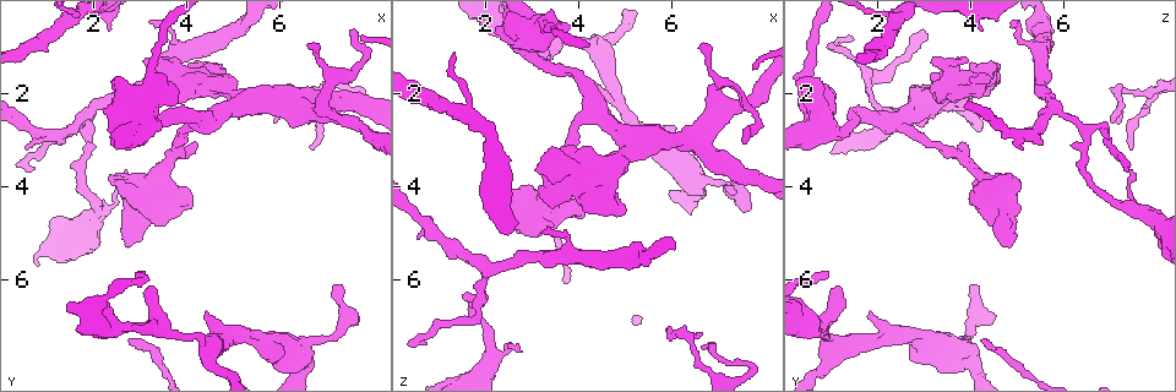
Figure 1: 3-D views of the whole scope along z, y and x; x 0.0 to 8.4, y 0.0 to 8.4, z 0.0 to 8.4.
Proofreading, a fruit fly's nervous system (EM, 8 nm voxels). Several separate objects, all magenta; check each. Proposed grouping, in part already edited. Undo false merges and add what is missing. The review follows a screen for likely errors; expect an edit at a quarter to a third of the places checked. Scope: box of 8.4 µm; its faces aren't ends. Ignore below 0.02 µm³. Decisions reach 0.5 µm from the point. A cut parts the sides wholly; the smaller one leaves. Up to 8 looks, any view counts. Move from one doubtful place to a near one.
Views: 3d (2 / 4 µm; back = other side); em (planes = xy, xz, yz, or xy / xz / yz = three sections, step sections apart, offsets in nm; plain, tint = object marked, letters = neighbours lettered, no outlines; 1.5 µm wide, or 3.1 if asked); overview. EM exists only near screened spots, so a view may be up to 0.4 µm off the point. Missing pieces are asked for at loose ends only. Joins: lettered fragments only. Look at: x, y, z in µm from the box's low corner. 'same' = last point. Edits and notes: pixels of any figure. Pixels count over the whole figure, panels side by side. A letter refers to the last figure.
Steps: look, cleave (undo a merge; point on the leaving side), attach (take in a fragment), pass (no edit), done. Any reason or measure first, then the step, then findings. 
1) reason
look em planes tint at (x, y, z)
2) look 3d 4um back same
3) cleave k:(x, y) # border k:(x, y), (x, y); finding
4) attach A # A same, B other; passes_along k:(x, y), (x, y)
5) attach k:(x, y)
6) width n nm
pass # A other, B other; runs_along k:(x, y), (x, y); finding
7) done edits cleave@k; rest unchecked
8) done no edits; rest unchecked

sharp bend
look em planes tint at (7.40, 6.70, 4.15)

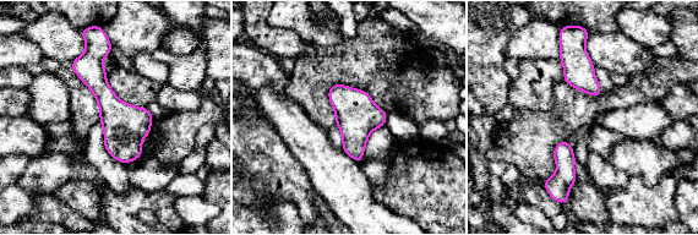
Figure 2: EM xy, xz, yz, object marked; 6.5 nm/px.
what lies round it
look em planes letters same

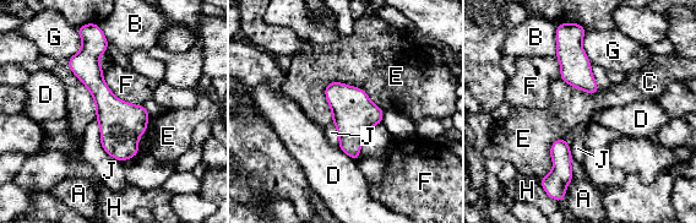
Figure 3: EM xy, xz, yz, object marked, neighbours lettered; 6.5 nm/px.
pass # A other, B other, C other, D other, E other, F other, G other, H other, J other; border 3:(96, 118), (101, 146), (121, 162); one neuron here

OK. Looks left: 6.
three-way junction
look em planes plain at (1.85, 2.75, 6.50)

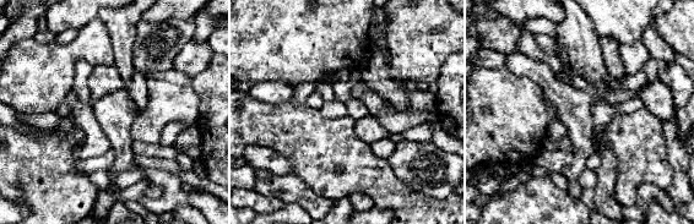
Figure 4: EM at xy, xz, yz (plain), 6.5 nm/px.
see the neighbours
look em planes letters same

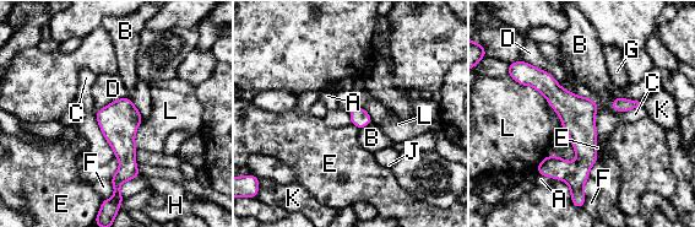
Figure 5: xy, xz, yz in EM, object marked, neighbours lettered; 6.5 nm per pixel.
width 220 nm
pass # A other, B other, C other, D other, E other, F other, G other, H other, J other, K other, L other; border 5:(520, 60), (546, 70), (566, 90); all the same neuron

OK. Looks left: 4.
arms part here
look em planes letters at (4.25, 2.70, 2.40)

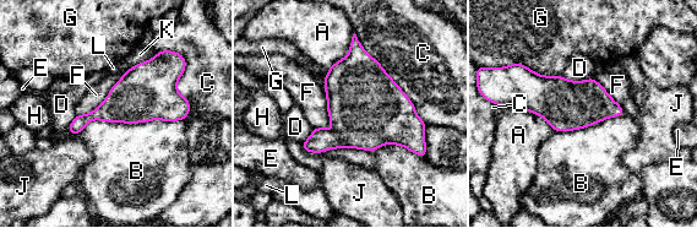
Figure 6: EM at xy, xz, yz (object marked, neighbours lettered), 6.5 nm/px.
longest_contact C 750 nm
pass # A other, B other, C other, D other, E other, F other, G other, H other, J other, K other, L other; border 6:(184, 119), (90, 120), (75, 134); continuous, no second neuron

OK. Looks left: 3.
done no edits; rest unchecked

